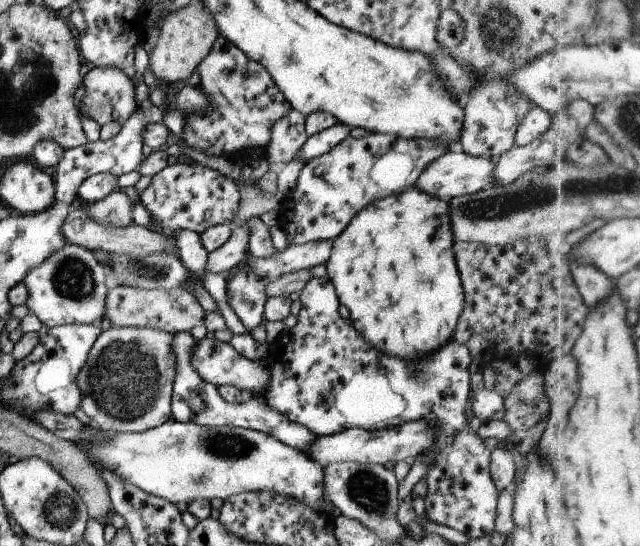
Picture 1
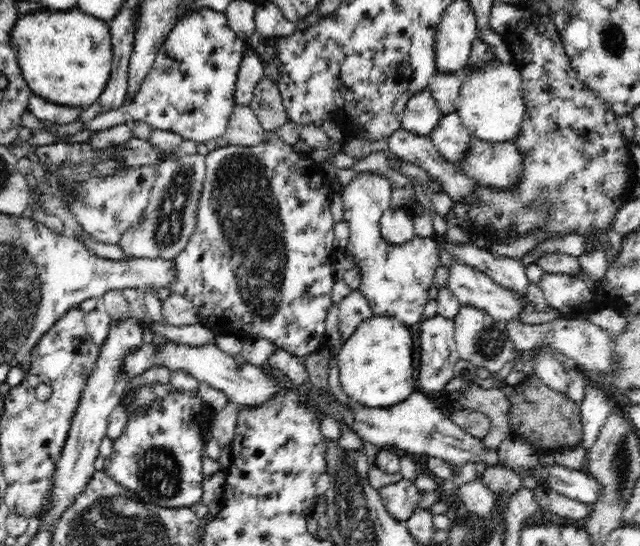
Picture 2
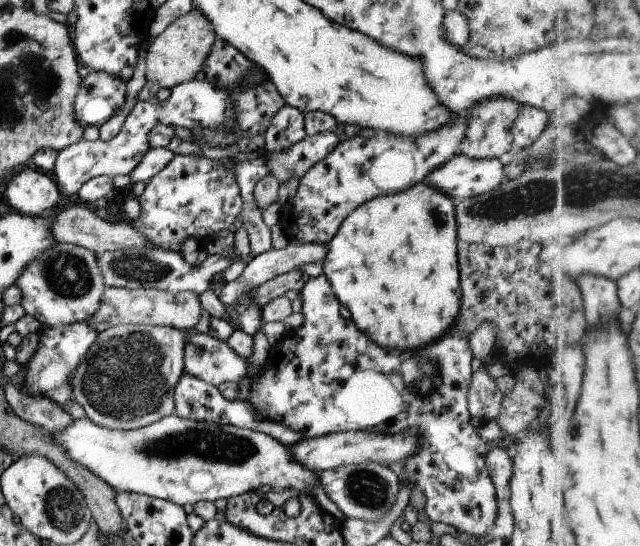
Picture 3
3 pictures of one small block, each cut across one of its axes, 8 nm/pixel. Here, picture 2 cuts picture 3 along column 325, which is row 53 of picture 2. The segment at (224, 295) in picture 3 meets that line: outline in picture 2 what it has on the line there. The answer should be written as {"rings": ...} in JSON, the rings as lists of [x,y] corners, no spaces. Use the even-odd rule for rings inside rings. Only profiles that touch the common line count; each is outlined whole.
{"rings":[[[246,48],[240,71],[237,75],[237,84],[235,89],[235,105],[249,106],[252,98],[255,96],[256,88],[264,75],[265,64],[260,57],[253,53],[251,48]]]}

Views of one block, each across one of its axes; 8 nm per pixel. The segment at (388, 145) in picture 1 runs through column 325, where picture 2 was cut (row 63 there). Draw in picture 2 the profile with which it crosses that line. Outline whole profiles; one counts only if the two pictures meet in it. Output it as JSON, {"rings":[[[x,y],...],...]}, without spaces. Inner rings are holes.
{"rings":[[[208,7],[194,10],[176,22],[176,26],[172,28],[166,42],[156,54],[152,69],[132,102],[122,104],[120,108],[104,112],[100,116],[97,115],[90,122],[83,122],[84,129],[96,133],[120,123],[142,121],[147,122],[152,129],[180,134],[180,137],[186,141],[210,145],[213,139],[224,137],[228,129],[228,122],[236,106],[237,75],[246,48],[248,48],[247,42],[230,28],[224,11],[218,12]]]}

